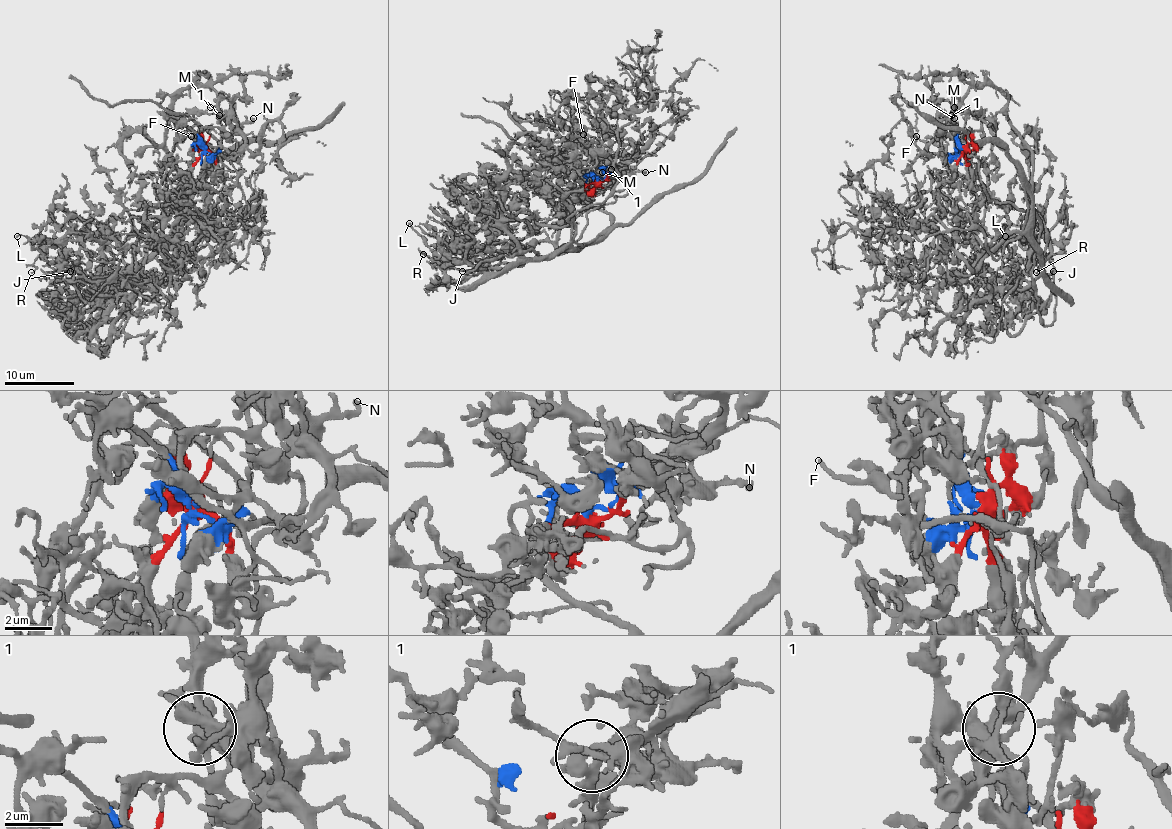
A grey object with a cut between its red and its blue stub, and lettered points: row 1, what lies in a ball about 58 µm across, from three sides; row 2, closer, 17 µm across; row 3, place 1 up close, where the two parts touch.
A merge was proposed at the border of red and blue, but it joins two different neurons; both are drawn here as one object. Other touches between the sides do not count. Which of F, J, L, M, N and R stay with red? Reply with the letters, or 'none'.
none

